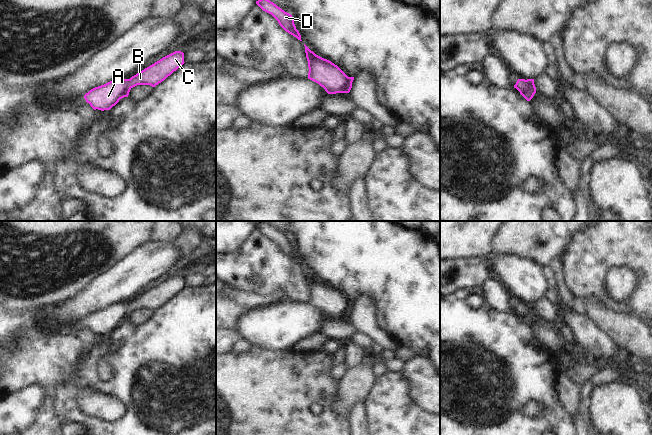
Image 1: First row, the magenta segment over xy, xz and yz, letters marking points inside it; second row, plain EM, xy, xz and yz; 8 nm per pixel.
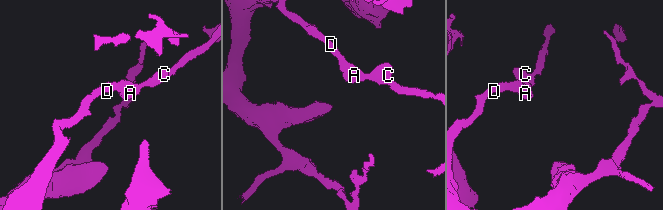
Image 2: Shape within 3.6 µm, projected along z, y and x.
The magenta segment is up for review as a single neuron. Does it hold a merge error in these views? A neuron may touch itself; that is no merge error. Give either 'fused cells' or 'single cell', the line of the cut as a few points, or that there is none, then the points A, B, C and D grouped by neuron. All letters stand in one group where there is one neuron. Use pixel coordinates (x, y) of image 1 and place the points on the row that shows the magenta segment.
single cell; no cut; A B C D

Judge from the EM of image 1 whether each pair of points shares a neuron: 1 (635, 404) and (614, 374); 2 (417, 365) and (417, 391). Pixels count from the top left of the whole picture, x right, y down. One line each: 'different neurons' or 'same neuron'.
1: different neurons
2: same neuron

